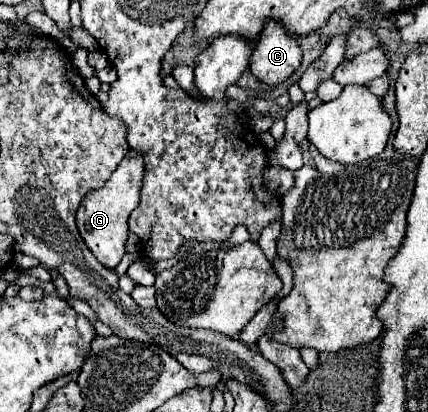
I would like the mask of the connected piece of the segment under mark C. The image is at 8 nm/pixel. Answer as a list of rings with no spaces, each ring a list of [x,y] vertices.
[[[267,22],[249,60],[251,74],[269,86],[277,86],[285,82],[299,64],[301,48],[295,38],[285,34],[277,22]]]

